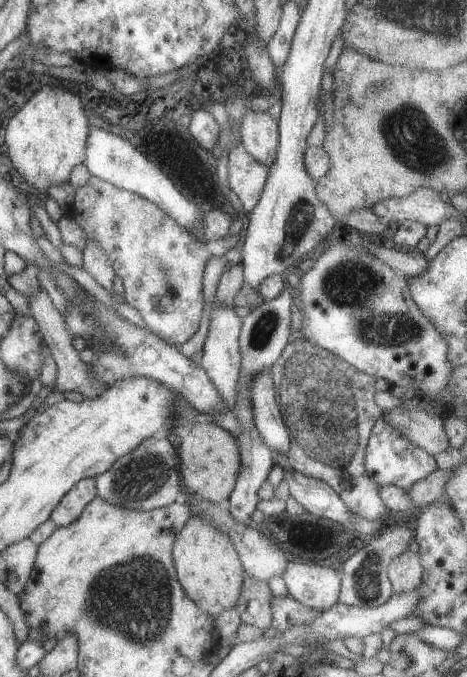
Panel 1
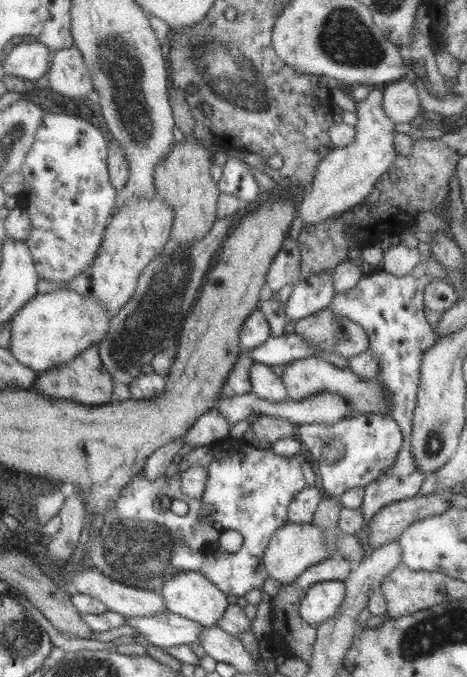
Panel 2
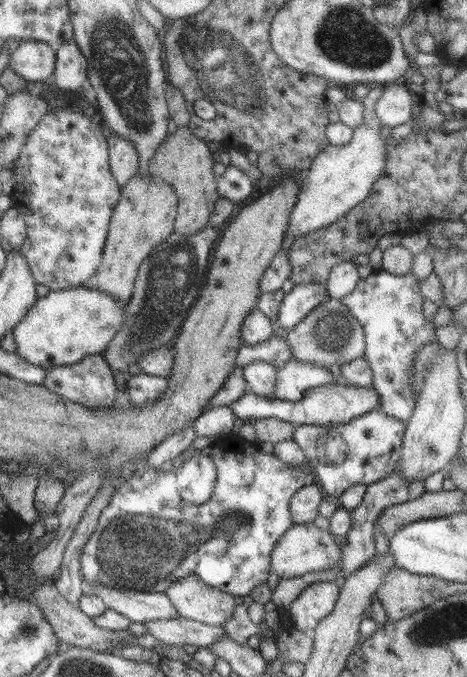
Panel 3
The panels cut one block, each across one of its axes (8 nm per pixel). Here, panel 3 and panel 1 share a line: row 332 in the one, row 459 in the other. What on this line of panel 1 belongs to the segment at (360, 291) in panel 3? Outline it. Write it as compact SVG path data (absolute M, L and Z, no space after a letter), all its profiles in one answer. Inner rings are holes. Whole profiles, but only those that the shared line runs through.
M380 418L374 427L365 451L365 468L374 483L385 487L393 485L408 491L416 482L423 480L438 469L436 460L412 444L406 436L400 434L400 430L394 430L394 426L385 419Z

